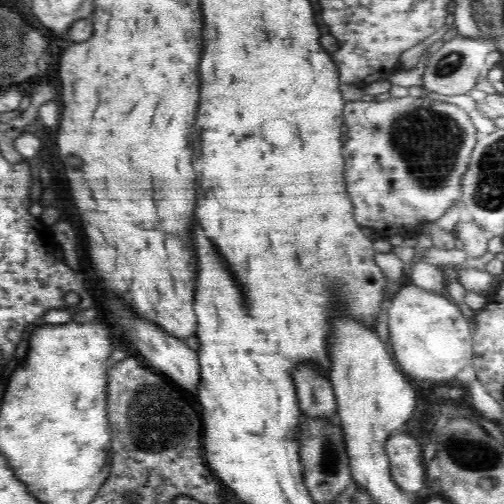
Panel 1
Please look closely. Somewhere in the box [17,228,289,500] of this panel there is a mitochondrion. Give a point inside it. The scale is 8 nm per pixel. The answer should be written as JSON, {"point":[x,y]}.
{"point":[155,414]}

